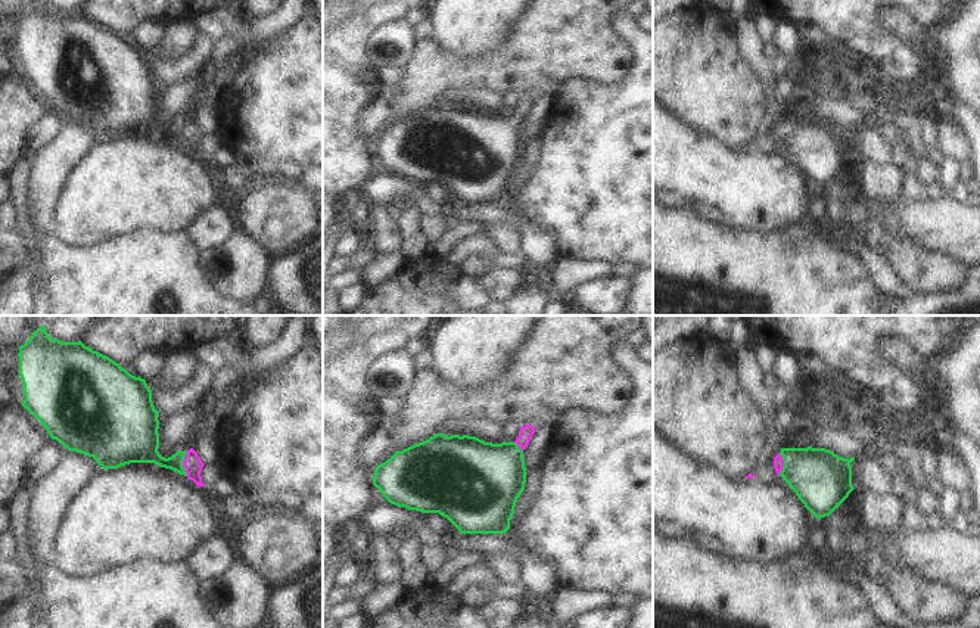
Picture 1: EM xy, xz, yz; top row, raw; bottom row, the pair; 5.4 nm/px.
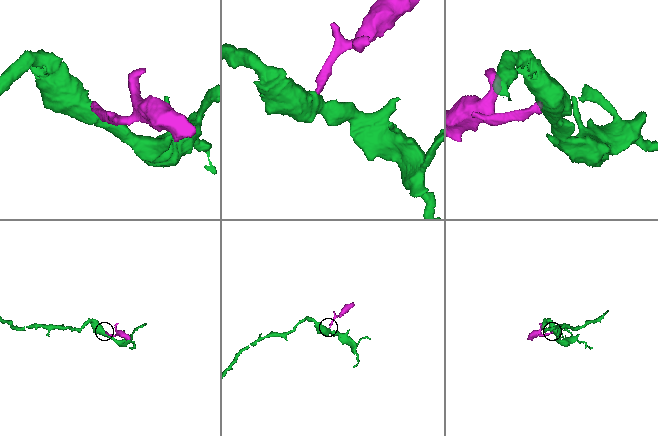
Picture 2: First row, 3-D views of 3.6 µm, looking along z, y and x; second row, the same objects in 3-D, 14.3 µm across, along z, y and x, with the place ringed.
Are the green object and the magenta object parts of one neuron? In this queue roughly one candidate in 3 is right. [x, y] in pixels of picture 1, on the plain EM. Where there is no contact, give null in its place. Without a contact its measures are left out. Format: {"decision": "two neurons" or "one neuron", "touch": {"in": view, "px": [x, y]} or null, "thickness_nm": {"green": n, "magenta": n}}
{"decision": "one neuron", "touch": {"in": "xy", "px": [182, 133]}, "thickness_nm": {"green": 200, "magenta": 100}}

